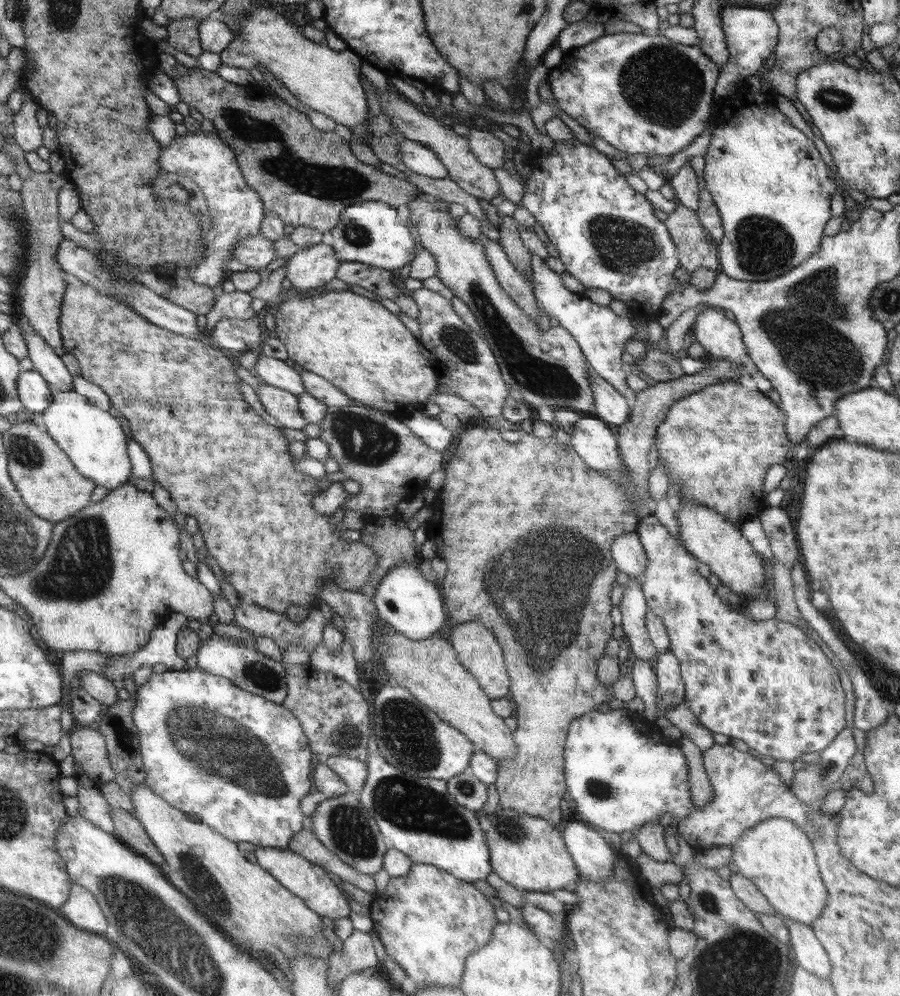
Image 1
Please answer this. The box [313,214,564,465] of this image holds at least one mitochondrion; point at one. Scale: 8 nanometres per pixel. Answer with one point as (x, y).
(454, 339)

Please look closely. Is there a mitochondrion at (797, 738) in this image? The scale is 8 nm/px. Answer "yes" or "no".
no

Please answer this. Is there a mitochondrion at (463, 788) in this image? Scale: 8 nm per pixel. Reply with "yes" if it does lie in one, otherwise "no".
yes

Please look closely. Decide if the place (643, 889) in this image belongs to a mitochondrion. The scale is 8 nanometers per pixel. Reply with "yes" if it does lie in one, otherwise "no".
no

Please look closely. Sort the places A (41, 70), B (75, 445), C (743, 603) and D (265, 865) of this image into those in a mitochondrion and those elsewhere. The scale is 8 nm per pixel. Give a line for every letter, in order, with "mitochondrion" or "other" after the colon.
A: other
B: other
C: other
D: other

